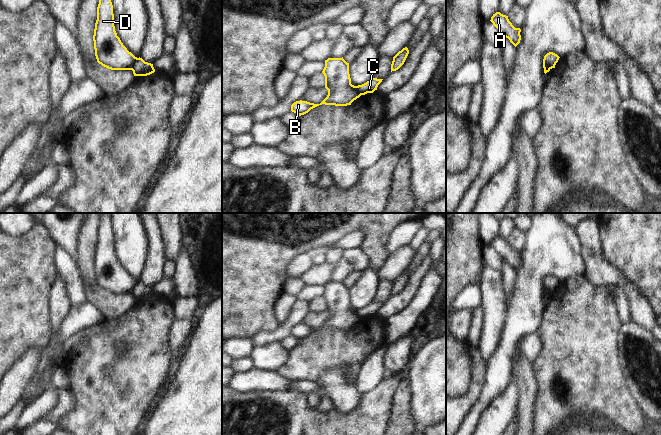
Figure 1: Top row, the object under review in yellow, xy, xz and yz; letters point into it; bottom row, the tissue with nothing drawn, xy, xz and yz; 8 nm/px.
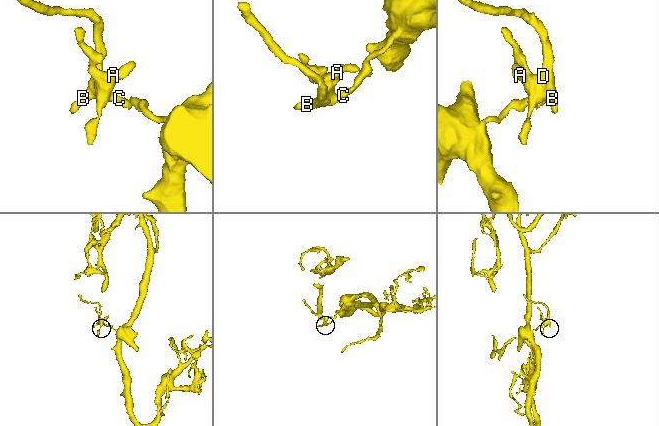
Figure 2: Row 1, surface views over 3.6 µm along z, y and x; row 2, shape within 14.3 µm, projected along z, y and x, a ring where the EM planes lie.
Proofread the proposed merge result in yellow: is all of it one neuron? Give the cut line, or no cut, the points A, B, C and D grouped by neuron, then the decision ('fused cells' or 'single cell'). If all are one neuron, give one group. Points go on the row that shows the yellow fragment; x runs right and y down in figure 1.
cut xy (138, 58), (130, 69); groups A B D / C; fused cells

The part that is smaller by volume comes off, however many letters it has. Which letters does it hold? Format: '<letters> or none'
A, B, D

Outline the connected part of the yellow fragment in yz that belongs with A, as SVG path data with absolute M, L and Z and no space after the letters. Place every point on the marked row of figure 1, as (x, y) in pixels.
M496 12L490 20L493 25L500 31L500 33L508 38L510 42L516 47L521 40L521 29L515 28L509 21L508 16Z

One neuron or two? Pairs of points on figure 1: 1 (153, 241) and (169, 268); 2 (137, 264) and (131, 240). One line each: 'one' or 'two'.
1: two
2: one

